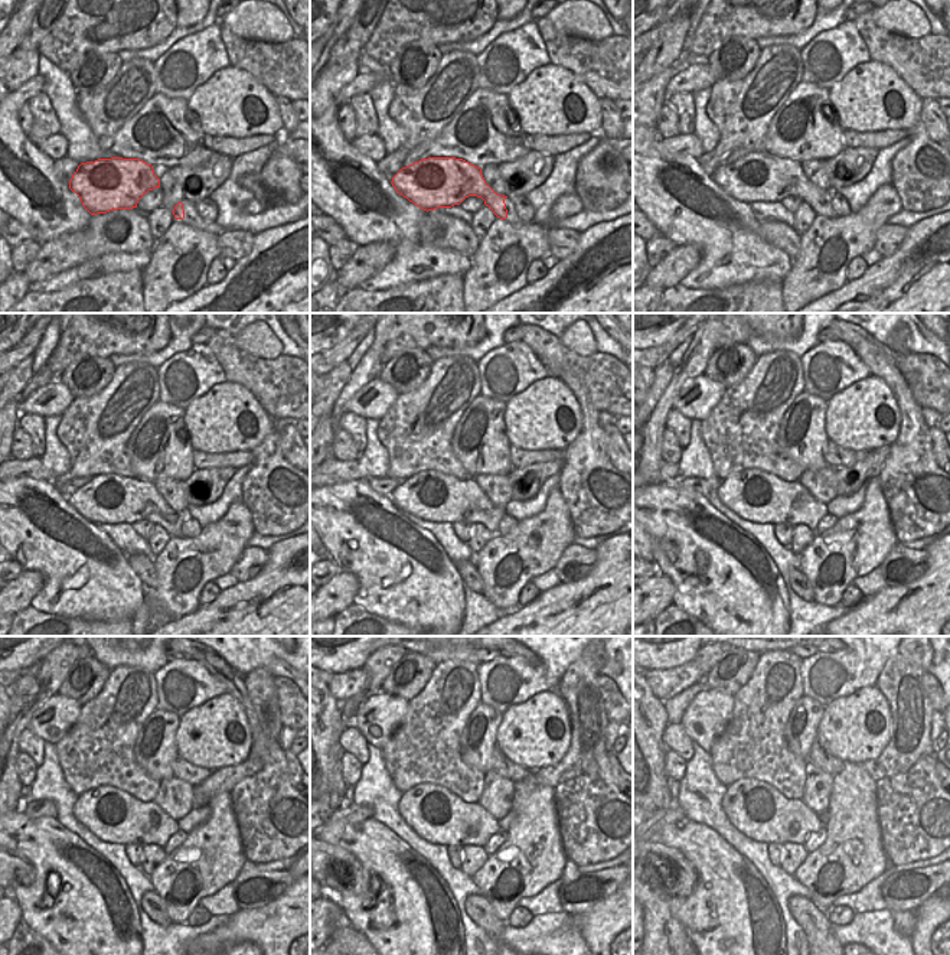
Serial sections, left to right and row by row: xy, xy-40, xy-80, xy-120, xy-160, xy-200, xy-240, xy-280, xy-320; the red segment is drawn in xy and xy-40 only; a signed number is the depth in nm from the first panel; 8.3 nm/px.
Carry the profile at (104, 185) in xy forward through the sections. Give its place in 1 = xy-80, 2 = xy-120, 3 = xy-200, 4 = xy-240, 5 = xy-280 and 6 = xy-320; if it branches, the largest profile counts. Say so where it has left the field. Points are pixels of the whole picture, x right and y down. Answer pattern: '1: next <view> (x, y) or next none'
1: next xy-80 (758, 176)
2: next xy-120 (110, 499)
3: next xy-200 (758, 496)
4: next xy-240 (113, 815)
5: next xy-280 (436, 814)
6: next xy-320 (757, 810)

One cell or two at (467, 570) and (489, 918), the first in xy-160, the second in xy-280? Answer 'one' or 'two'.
one

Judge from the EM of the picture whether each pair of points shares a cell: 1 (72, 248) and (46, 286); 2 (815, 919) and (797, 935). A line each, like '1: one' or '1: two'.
1: two
2: two

